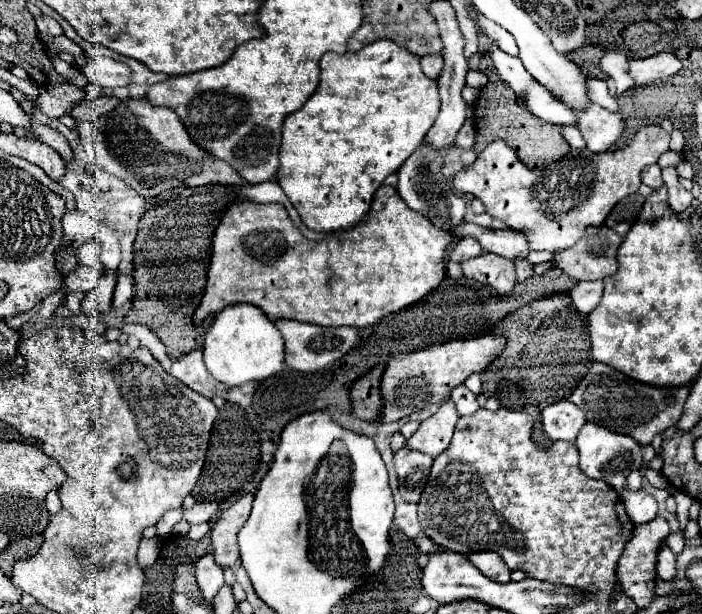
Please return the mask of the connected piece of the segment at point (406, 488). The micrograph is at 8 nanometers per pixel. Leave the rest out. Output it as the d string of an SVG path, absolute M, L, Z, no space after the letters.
M401 448L395 454L393 462L395 462L397 476L399 476L399 492L401 492L403 500L417 502L425 488L433 458L425 456L421 452L411 452L407 448Z

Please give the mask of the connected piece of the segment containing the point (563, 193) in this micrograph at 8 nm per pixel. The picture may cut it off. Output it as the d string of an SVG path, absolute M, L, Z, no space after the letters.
M643 126L631 144L613 150L613 154L571 150L565 158L547 170L529 170L517 154L503 142L495 140L475 160L473 166L453 178L453 188L461 194L473 194L493 218L527 236L531 250L567 250L579 240L587 226L599 226L611 208L627 194L641 186L641 170L659 160L669 150L671 134L661 126Z

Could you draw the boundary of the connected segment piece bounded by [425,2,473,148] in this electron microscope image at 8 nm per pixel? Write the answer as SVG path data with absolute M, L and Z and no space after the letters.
M433 2L431 4L431 14L435 16L437 24L439 24L439 34L441 34L441 40L443 40L443 72L439 74L439 80L437 80L437 86L439 86L439 94L441 94L441 112L435 120L435 124L431 126L431 130L427 132L425 140L431 142L433 146L437 148L445 148L447 144L455 142L455 134L459 132L459 128L463 126L463 122L467 120L467 114L471 112L471 104L463 100L461 96L461 90L465 86L465 76L467 76L467 60L463 56L463 36L461 36L461 30L459 30L459 24L457 24L457 18L455 18L455 12L451 8L449 2Z

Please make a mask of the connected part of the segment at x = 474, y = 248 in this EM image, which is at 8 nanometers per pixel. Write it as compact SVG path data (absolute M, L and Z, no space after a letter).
M461 238L461 240L455 242L455 246L453 246L451 254L449 254L449 260L451 262L465 262L469 258L479 256L481 252L483 250L481 250L481 246L479 246L477 240L473 240L473 238Z

